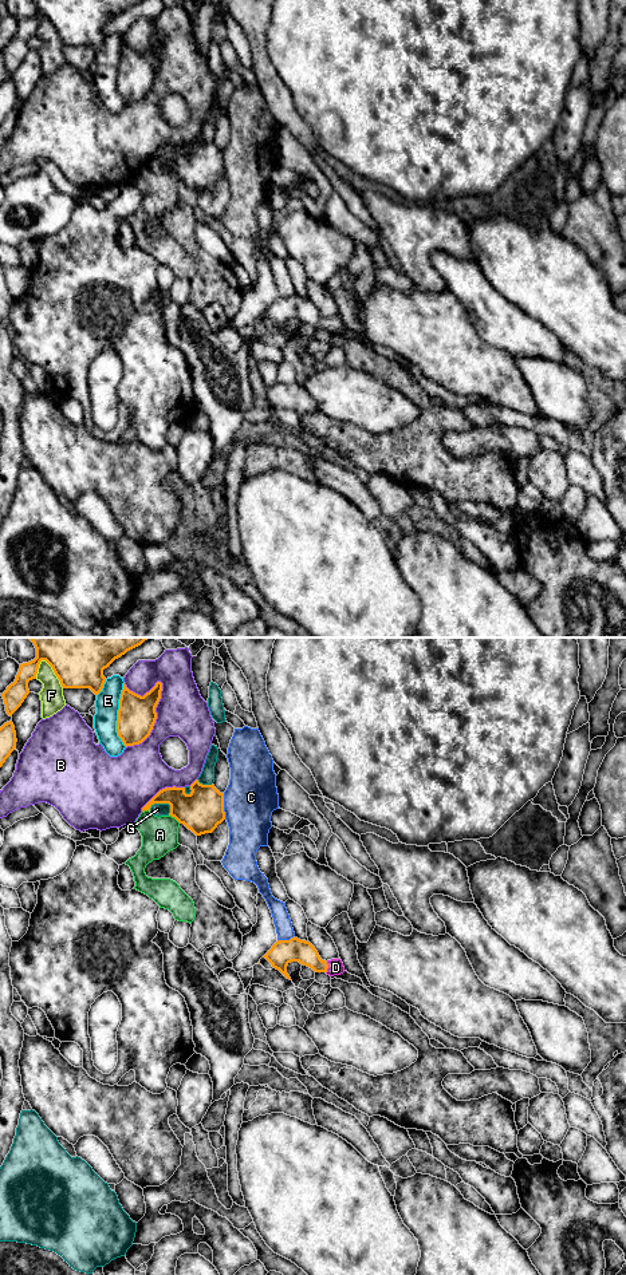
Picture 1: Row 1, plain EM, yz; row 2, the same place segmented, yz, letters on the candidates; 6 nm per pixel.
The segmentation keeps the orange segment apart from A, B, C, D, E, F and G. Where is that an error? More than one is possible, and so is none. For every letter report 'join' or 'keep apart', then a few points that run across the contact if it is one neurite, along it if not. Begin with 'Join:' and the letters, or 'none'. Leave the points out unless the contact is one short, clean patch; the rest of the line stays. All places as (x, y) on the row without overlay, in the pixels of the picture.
Join: D
A: keep apart
B: keep apart
C: keep apart
D: join; line yz (294, 307), (327, 324), (335, 324)
E: keep apart
F: keep apart
G: keep apart; line yz (170, 162), (154, 161), (149, 168)

